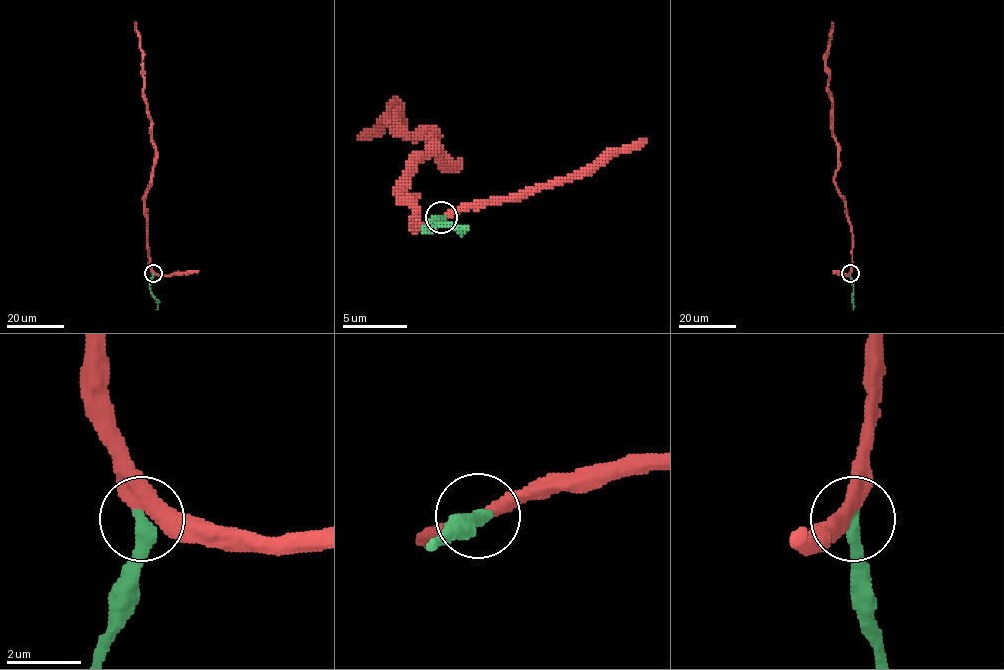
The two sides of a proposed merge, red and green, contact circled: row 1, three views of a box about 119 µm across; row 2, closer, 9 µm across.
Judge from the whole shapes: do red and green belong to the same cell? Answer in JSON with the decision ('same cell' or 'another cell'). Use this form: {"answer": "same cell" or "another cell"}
{"answer": "same cell"}

